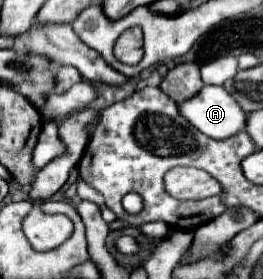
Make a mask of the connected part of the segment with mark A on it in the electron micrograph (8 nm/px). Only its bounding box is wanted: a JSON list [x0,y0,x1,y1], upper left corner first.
[179,86,247,140]

